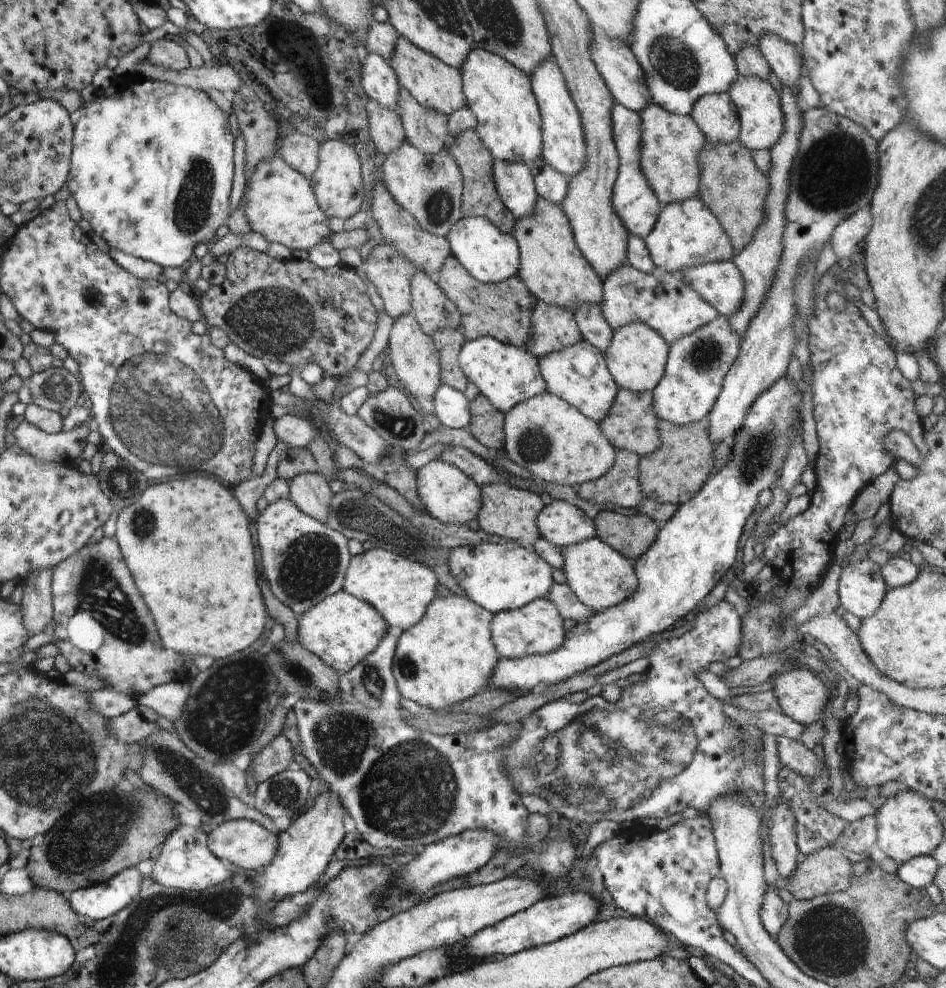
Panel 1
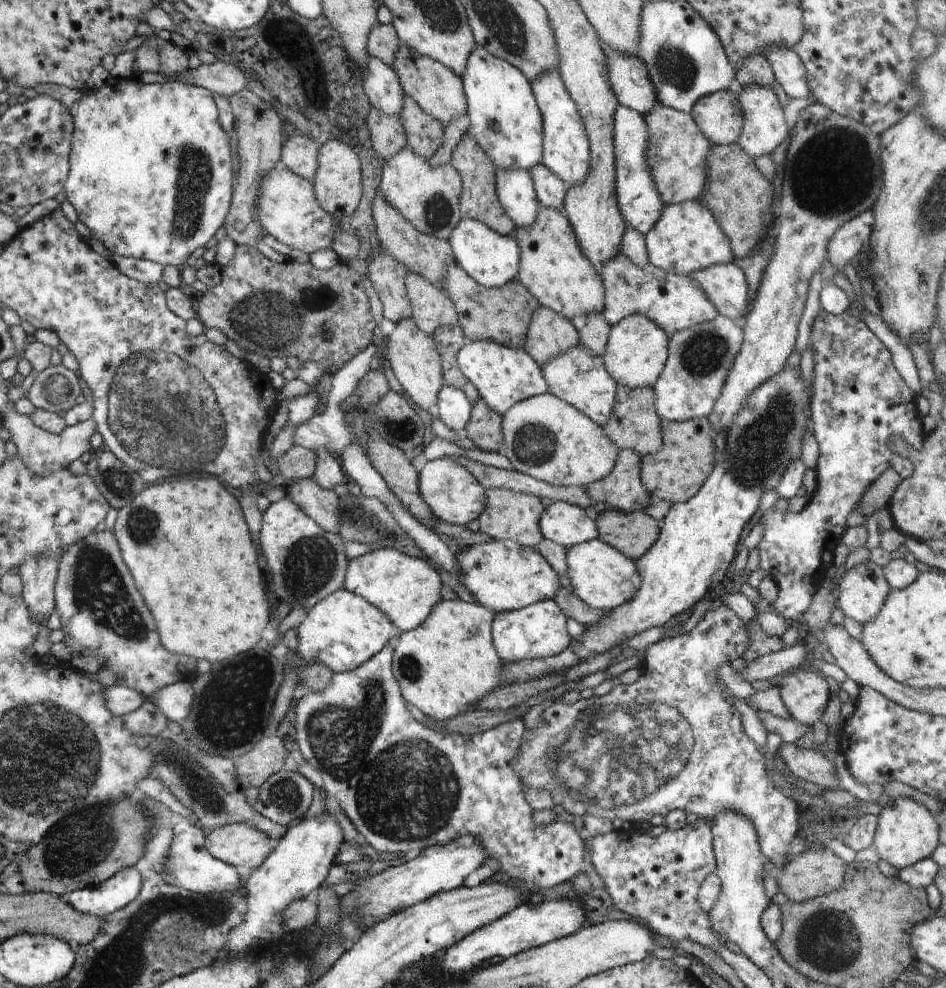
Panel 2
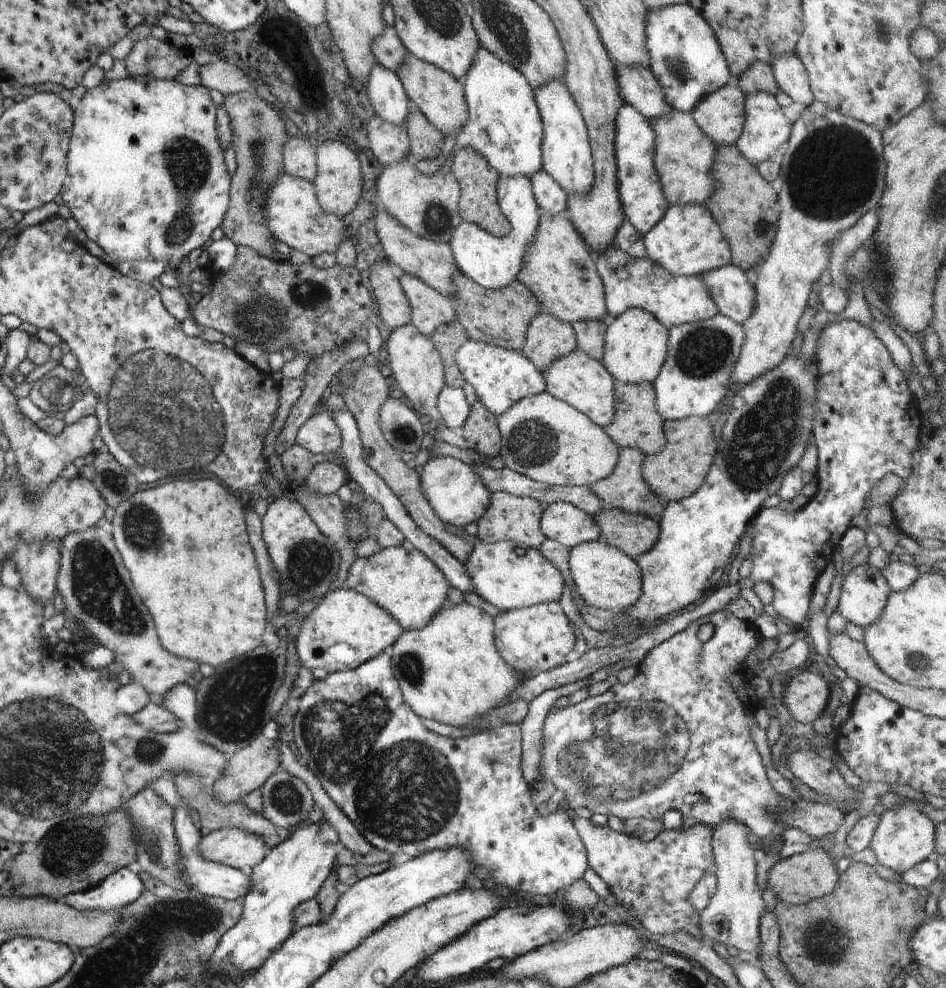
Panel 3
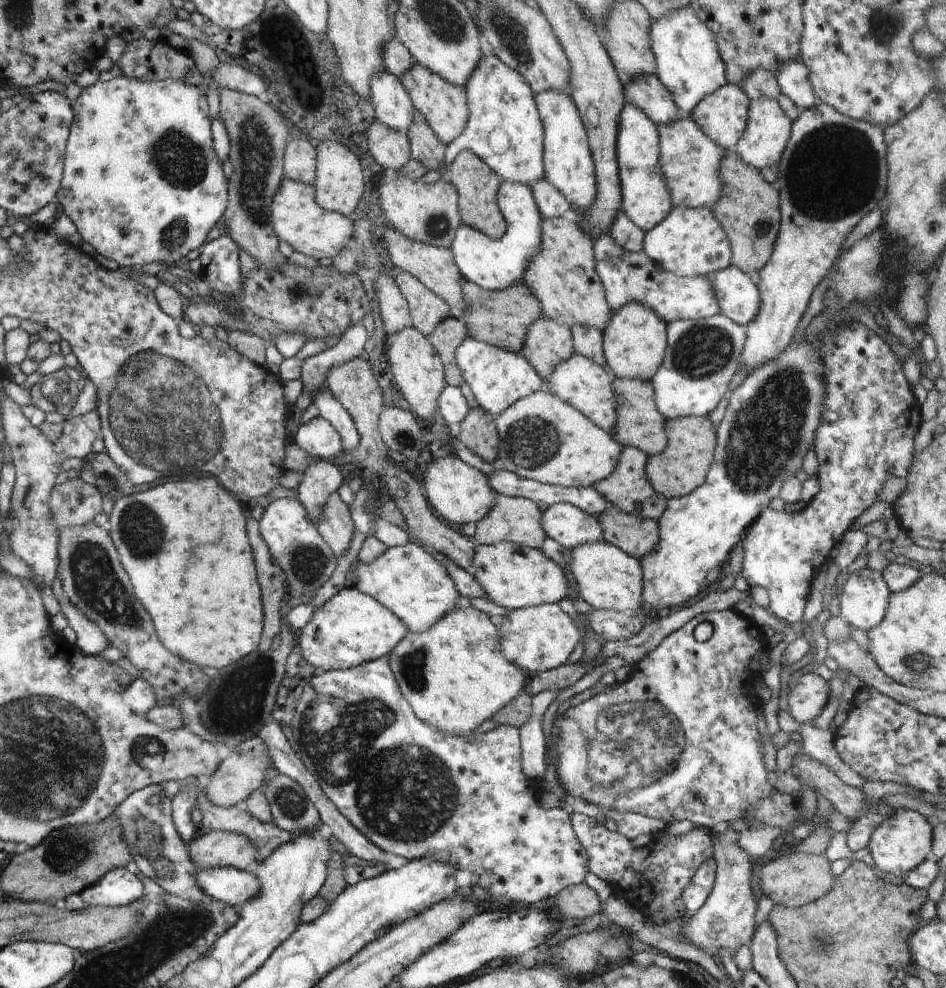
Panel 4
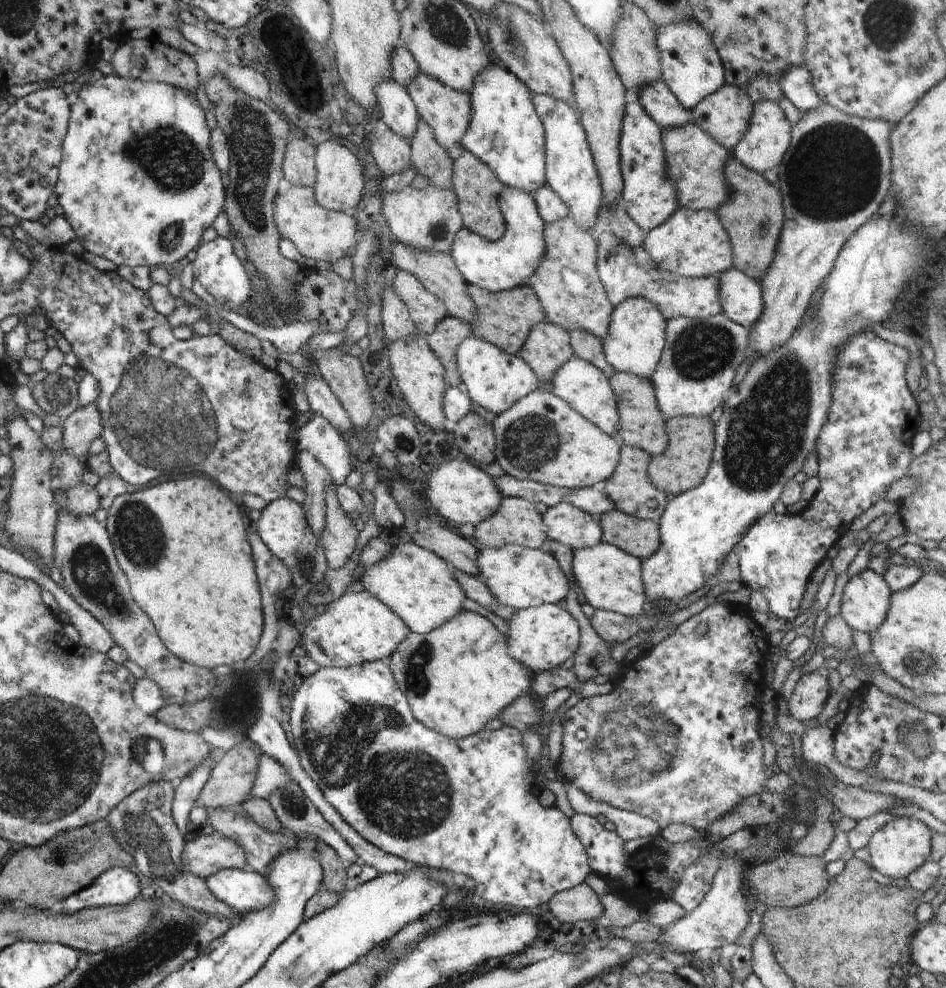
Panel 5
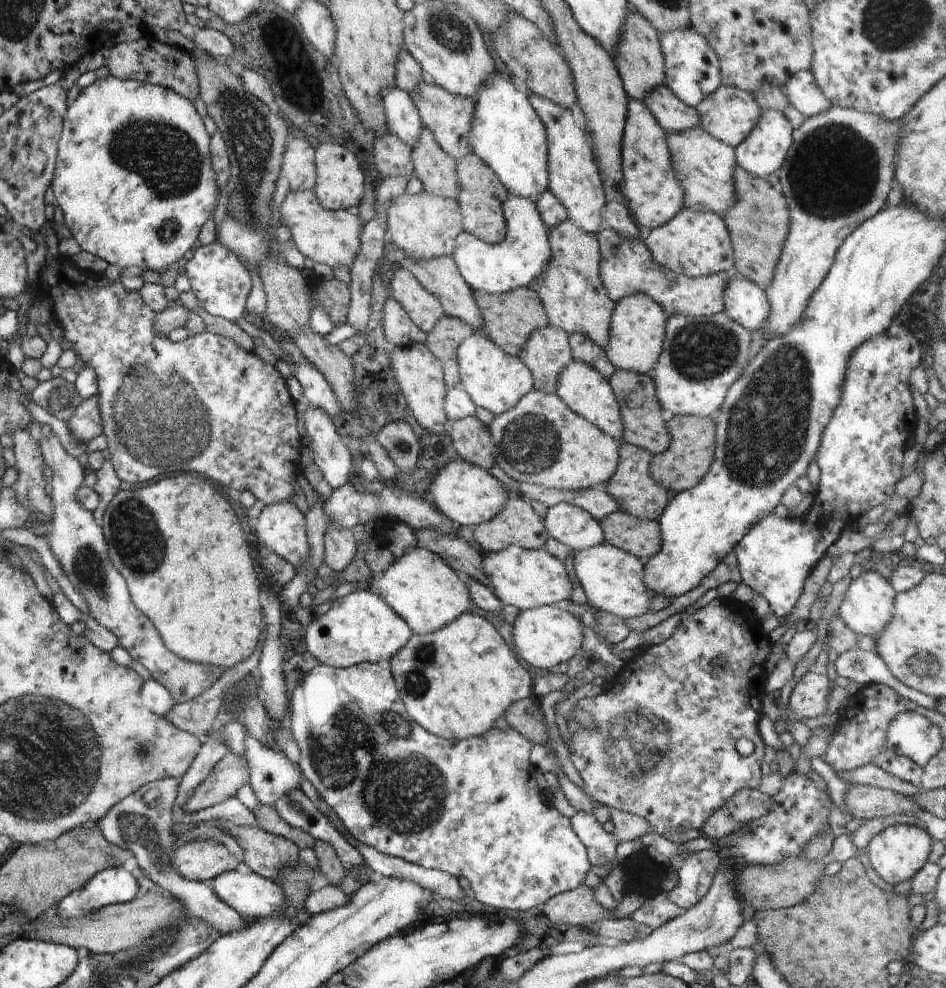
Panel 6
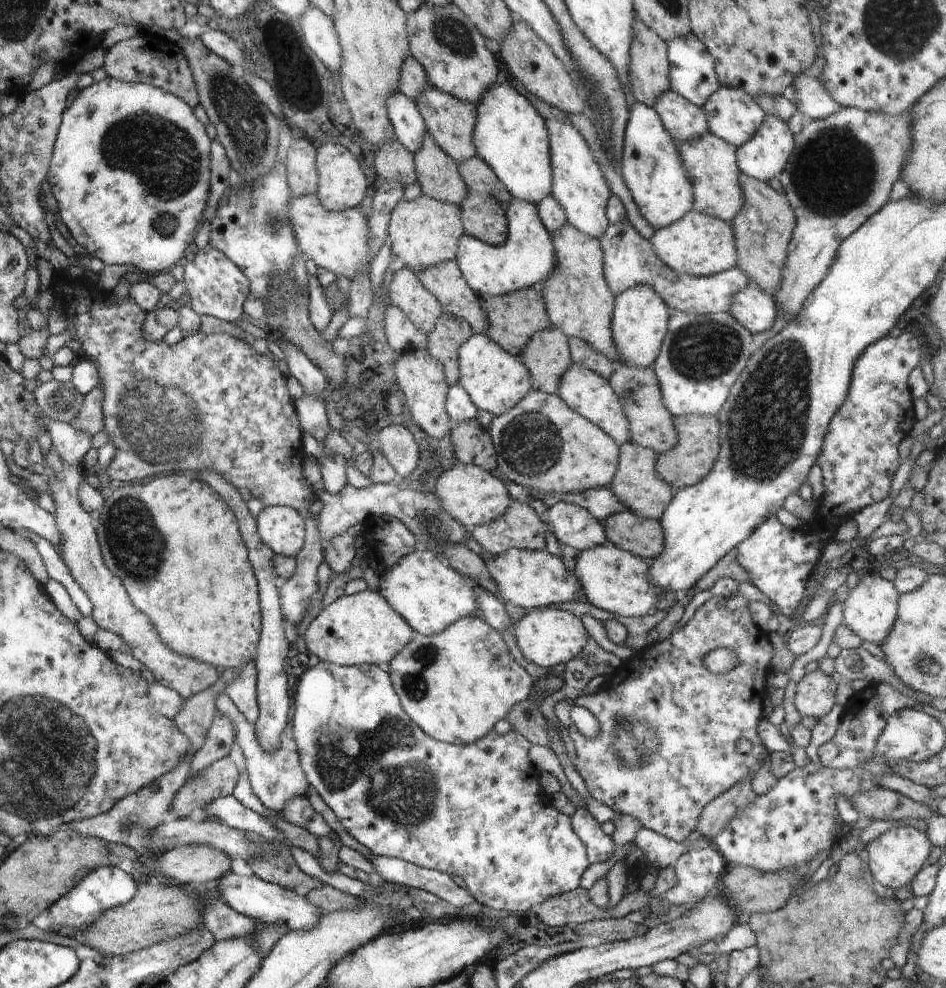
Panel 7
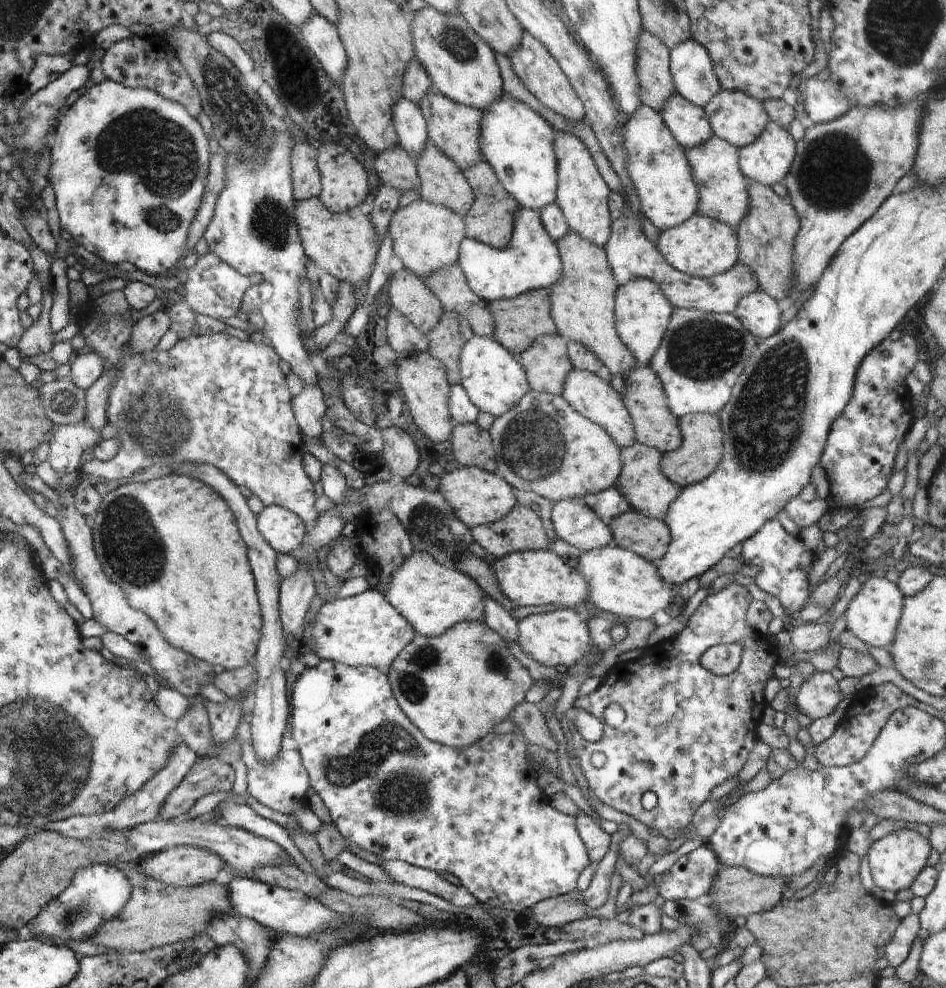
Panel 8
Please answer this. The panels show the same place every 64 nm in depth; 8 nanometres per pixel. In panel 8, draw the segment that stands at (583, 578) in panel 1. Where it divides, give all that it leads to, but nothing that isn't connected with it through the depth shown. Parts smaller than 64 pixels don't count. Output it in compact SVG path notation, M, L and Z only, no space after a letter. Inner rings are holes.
M613 544L582 553L578 568L590 586L589 602L603 614L618 618L647 620L659 610L671 612L675 597L681 593L676 585L660 577L656 564Z

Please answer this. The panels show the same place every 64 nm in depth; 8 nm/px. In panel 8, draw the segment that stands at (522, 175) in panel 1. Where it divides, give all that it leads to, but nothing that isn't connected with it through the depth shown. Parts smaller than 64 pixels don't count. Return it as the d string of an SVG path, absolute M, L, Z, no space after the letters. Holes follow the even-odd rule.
M519 206L510 245L494 249L476 240L465 238L460 244L459 262L468 287L482 301L514 299L535 289L550 289L563 276L559 249L543 228L538 212Z

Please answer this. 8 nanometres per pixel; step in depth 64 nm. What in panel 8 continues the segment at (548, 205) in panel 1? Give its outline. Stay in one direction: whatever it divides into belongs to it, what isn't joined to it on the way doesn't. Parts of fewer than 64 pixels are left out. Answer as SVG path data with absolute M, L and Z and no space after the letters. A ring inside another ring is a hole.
M572 230L566 234L557 244L559 256L563 265L563 276L551 288L551 316L556 324L558 333L564 340L572 340L588 348L606 366L611 377L629 372L637 367L637 361L633 353L622 343L615 330L615 293L617 282L613 278L604 247L599 248L589 241L582 239Z

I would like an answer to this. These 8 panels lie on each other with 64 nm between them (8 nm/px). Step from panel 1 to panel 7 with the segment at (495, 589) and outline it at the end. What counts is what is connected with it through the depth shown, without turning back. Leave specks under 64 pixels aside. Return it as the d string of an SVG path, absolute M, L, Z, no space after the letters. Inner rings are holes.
M510 548L501 556L492 557L486 567L490 577L496 582L498 597L502 602L528 610L572 602L581 590L581 583L575 574L565 569L559 556L549 554L546 549L530 551Z

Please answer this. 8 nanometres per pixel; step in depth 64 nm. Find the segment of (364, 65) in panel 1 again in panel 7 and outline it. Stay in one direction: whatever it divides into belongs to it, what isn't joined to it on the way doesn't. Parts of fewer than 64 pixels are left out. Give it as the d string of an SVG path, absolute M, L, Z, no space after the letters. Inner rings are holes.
M398 92L389 97L387 110L395 138L408 152L416 155L424 141L427 127L415 101Z

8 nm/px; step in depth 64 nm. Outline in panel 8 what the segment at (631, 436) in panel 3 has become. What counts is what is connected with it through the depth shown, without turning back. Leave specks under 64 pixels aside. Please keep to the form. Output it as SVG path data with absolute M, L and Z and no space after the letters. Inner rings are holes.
M648 364L633 367L629 372L612 377L610 384L618 392L630 414L637 443L657 449L662 454L681 448L683 437L679 419L670 411L662 382Z

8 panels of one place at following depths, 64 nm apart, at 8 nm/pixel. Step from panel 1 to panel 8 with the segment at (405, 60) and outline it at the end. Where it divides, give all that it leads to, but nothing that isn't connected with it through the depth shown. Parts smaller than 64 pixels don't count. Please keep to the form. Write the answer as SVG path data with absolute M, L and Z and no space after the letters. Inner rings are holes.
M434 90L418 106L427 122L429 140L432 140L443 154L446 154L448 159L459 167L460 171L474 167L483 160L482 152L480 152L481 110L464 106L464 104L456 104Z

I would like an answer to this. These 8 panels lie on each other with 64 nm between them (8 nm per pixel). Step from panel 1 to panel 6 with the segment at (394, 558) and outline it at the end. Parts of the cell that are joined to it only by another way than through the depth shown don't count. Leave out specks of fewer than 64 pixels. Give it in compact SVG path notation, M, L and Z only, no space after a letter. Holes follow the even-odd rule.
M418 545L394 559L384 571L373 574L369 589L380 596L392 610L406 621L413 634L427 635L470 611L473 602L466 578L452 570L440 556Z

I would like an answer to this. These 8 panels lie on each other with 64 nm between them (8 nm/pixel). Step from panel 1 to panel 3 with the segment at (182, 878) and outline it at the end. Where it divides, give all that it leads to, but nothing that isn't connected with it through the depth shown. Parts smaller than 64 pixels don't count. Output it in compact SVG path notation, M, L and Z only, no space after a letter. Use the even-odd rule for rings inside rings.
M180 800L178 806L173 809L174 832L176 833L176 840L178 840L180 854L182 854L182 864L184 864L184 870L182 870L184 882L188 884L190 891L207 897L220 897L224 900L236 900L236 898L245 897L250 890L250 877L243 874L240 869L226 866L220 862L212 862L212 860L206 860L200 856L198 844L200 844L204 832L198 830L196 825L192 823L190 812L188 812L189 808L184 800Z

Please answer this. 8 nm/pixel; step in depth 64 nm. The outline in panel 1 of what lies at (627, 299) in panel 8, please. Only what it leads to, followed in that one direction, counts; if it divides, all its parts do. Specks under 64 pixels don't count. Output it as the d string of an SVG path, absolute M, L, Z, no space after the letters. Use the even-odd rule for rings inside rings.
M632 322L613 332L612 342L604 351L606 364L612 378L619 388L624 388L624 390L653 392L665 374L669 344L664 342L656 330L646 326L643 322Z

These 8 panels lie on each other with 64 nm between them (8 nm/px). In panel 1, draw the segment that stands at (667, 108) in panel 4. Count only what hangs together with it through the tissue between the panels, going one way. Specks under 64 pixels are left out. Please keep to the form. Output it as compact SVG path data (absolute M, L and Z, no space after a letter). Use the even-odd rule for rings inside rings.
M592 26L592 60L596 64L597 72L604 79L610 94L612 94L615 102L622 104L626 108L636 112L642 112L650 103L650 92L646 86L644 72L636 60L636 56L632 54L630 47L626 42L622 42L620 38L608 38L600 28Z

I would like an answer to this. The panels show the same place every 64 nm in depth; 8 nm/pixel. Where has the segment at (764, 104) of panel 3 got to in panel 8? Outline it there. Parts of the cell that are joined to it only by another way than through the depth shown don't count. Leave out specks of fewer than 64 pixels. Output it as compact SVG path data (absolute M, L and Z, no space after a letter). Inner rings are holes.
M770 121L761 136L738 149L739 170L746 179L772 187L786 179L795 154L796 141L788 129Z

